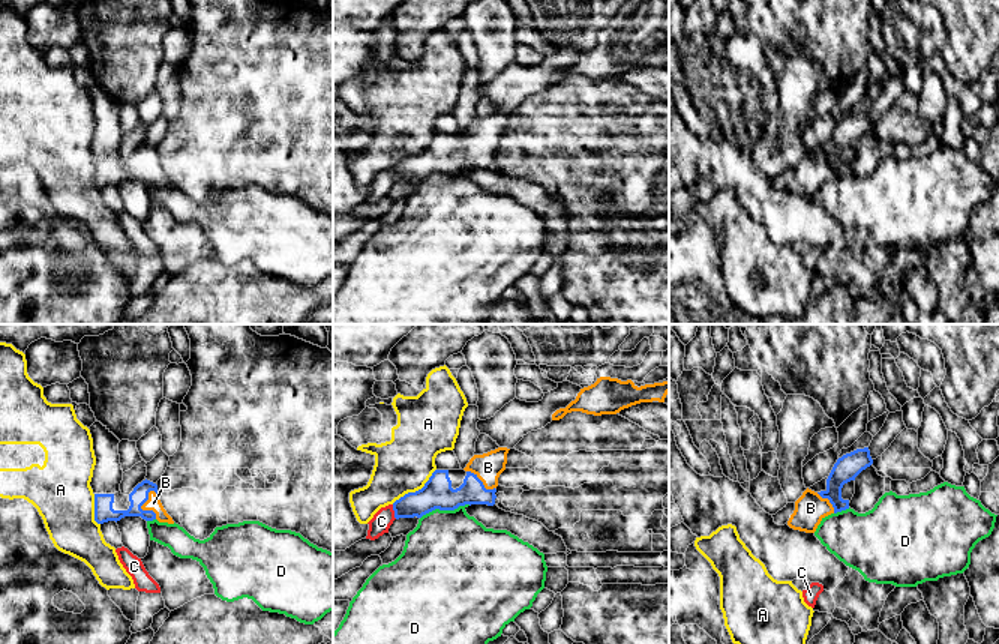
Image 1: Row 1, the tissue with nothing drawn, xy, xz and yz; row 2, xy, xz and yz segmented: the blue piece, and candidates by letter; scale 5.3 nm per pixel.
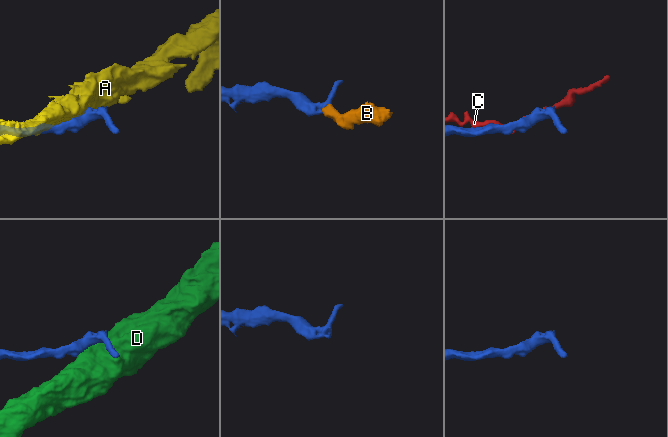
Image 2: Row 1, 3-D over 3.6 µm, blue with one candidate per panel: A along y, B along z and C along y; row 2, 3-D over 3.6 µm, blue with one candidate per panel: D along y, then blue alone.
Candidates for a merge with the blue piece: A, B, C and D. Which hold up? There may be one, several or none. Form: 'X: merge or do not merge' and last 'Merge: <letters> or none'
A: do not merge
B: merge
C: do not merge
D: do not merge
Merge: B

